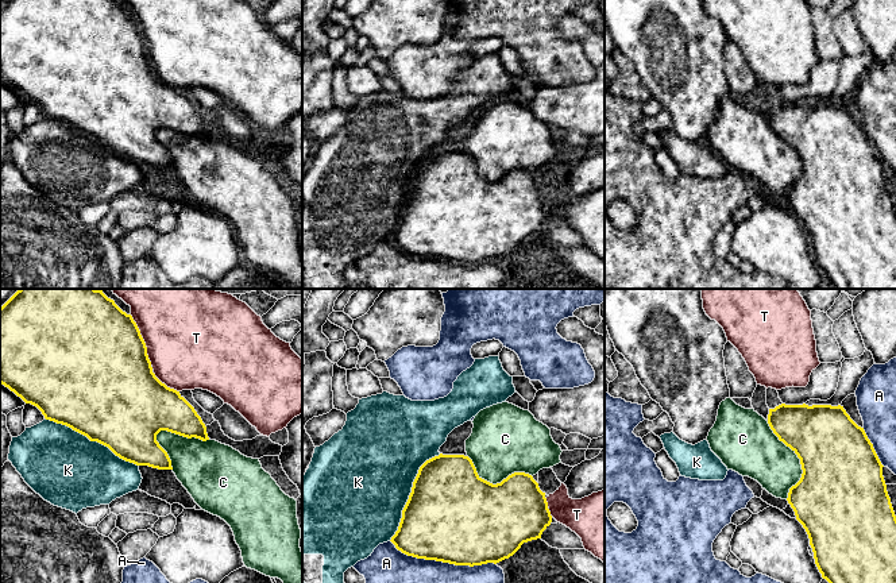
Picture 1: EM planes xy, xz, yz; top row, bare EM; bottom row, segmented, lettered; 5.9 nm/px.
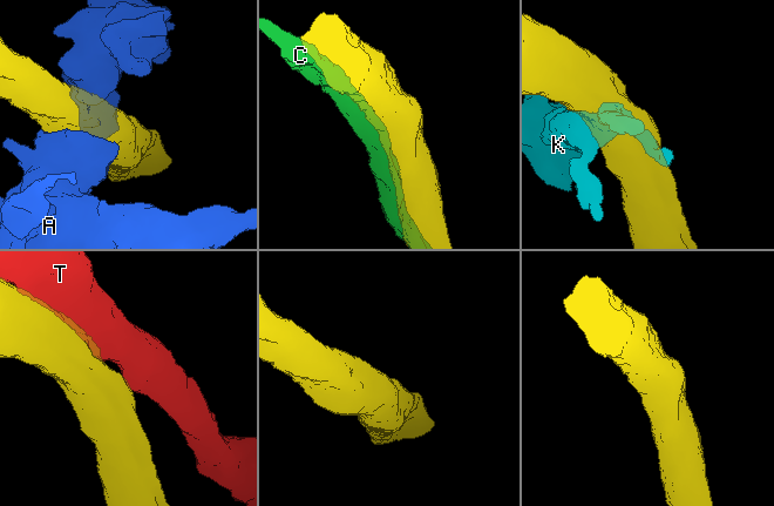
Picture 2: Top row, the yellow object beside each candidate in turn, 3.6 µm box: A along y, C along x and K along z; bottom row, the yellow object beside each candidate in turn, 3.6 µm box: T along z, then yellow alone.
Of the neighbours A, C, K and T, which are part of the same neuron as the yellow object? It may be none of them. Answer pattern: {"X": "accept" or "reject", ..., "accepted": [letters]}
{"A": "reject", "C": "accept", "K": "reject", "T": "reject", "accepted": ["C"]}

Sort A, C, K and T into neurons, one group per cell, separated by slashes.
A / C / K / T

